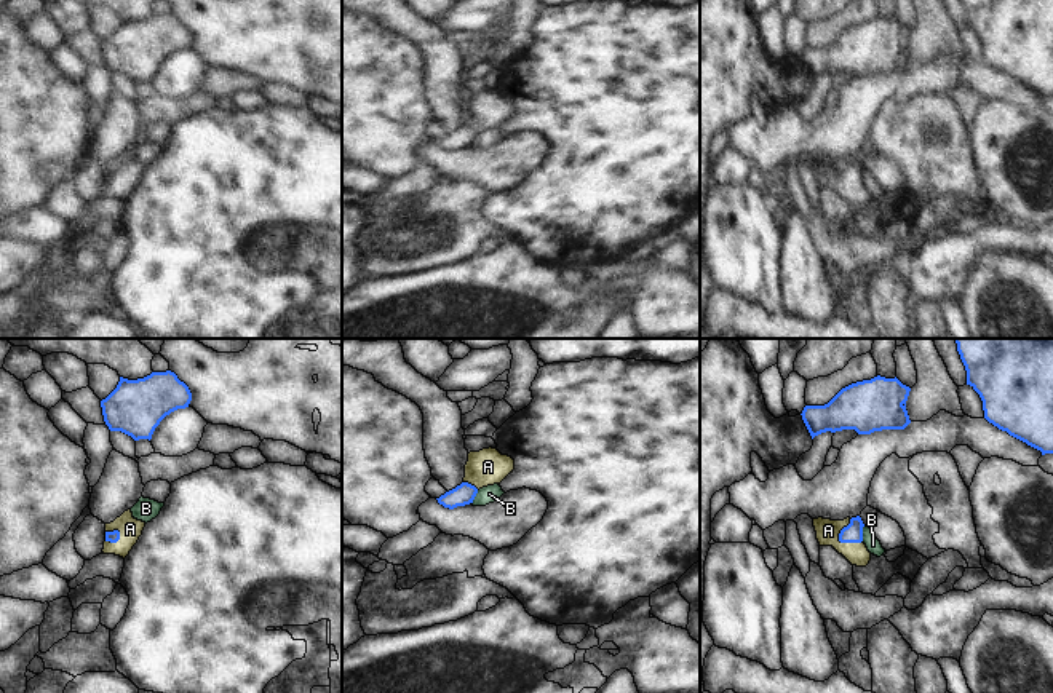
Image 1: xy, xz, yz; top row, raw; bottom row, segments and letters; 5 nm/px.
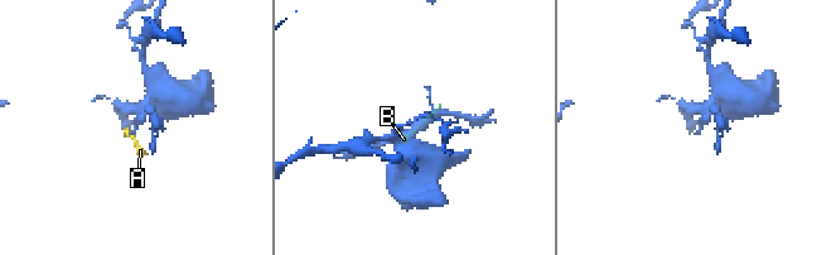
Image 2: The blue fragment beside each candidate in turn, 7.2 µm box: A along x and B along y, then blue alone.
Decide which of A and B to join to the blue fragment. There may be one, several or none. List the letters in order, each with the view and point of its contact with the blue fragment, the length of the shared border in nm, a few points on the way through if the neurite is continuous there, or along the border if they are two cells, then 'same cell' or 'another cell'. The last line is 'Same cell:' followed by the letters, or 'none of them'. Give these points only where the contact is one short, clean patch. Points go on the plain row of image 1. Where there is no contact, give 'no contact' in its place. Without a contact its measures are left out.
A: meets blue in yz at (841, 174); contact 140 nm long; runs through yz (854, 174), (841, 174), (828, 173); same cell
B: meets blue in yz at (862, 176); contact 80 nm long; border along yz (865, 168), (862, 182); another cell
Same cell: A

